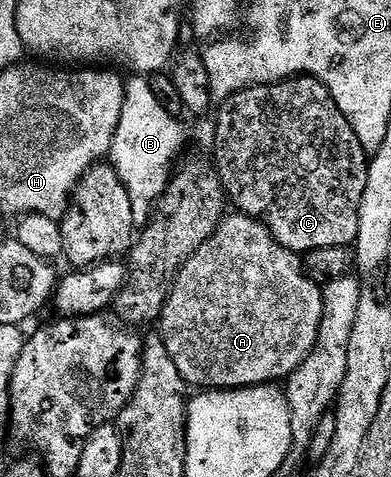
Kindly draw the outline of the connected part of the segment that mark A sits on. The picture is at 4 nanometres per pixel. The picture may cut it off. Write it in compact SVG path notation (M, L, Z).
M243 215L225 216L217 227L216 233L190 259L176 274L171 290L168 294L168 302L164 305L164 310L160 313L158 322L158 332L160 338L166 343L166 351L170 351L170 359L174 359L174 367L182 375L182 379L189 385L197 385L195 388L200 391L215 391L217 389L249 389L251 385L266 385L279 382L281 379L287 379L304 360L310 355L312 349L316 346L316 337L319 335L319 325L323 317L323 299L321 297L321 286L315 285L304 272L304 263L301 254L292 253L286 247L278 244L272 233L265 227L261 221L255 217L246 217Z

